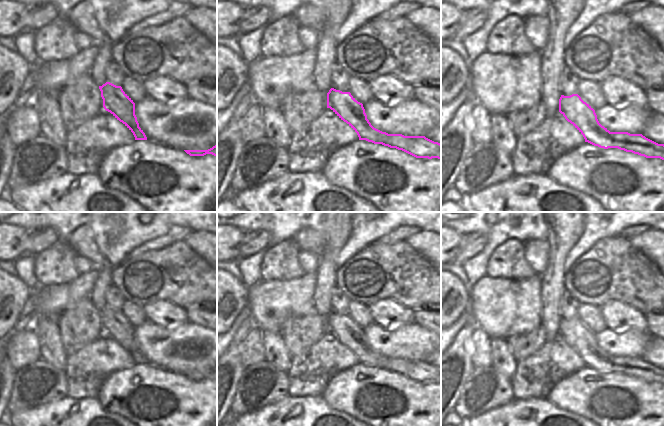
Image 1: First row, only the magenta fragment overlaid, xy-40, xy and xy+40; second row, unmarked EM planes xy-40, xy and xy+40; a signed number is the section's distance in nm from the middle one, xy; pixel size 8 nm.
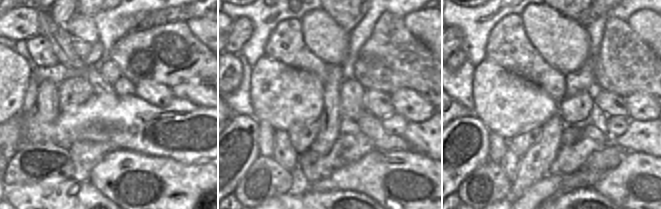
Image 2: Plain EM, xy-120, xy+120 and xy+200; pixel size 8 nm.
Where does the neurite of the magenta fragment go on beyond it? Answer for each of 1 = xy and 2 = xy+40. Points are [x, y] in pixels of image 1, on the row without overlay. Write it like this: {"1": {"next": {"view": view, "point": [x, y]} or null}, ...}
{"1": {"next": null}, "2": {"next": null}}

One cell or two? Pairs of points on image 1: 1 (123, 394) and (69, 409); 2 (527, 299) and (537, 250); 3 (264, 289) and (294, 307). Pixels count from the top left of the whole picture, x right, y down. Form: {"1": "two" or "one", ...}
{"1": "two", "2": "two", "3": "one"}

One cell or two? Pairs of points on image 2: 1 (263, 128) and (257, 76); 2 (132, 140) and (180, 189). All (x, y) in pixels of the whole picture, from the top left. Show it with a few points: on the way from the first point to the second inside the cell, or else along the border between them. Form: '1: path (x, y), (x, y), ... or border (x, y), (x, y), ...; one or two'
1: border (258, 121), (264, 121), (273, 130); two
2: border (122, 149), (130, 149), (168, 158); two

